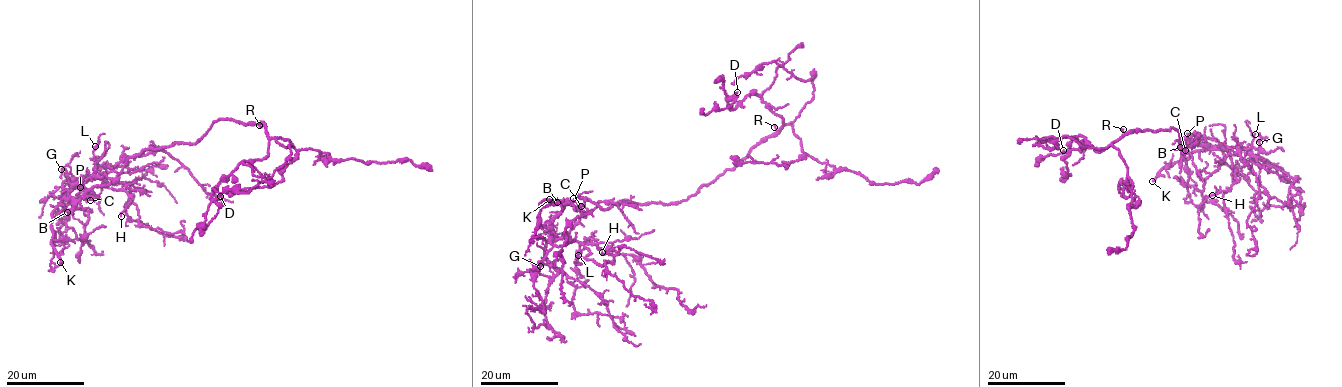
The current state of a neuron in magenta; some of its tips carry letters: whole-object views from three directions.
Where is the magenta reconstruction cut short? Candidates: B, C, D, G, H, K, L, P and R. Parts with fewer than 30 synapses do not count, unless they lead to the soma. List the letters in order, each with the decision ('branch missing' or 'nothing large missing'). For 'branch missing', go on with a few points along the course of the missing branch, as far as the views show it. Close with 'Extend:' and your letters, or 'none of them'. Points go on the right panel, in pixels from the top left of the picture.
B: nothing large missing
C: nothing large missing
D: nothing large missing
G: nothing large missing
H: nothing large missing
K: branch missing
L: nothing large missing
P: nothing large missing
R: nothing large missing
Extend: K

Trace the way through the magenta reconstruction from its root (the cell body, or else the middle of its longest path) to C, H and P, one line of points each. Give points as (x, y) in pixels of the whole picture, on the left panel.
C: (160, 148), (143, 149), (133, 155), (109, 184), (94, 186), (74, 199), (88, 195), (90, 200)
H: (160, 148), (133, 155), (113, 180), (78, 200), (66, 200), (67, 192), (104, 180), (132, 199), (121, 216)
P: (160, 148), (143, 149), (133, 155), (113, 180), (94, 186), (76, 200), (87, 194), (80, 187)

